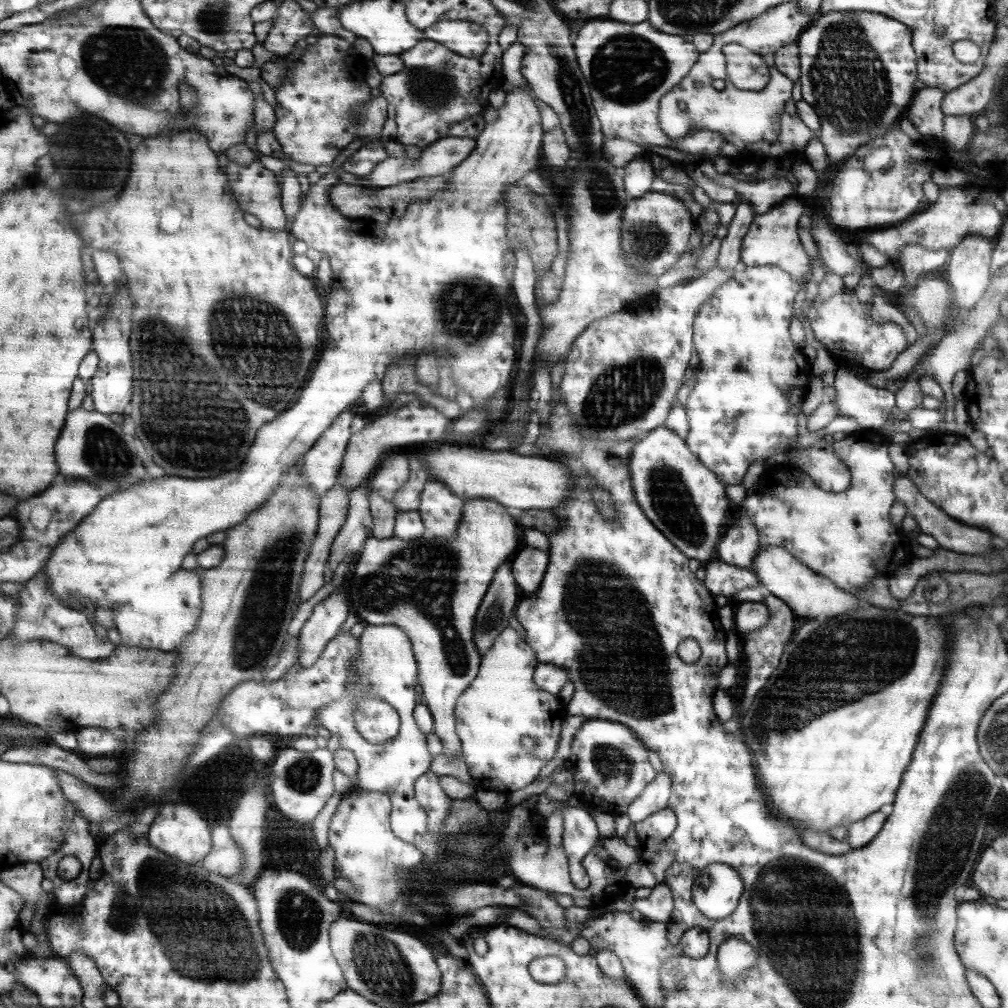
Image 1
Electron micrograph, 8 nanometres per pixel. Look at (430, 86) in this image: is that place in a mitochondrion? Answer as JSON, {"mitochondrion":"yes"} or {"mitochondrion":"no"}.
{"mitochondrion":"yes"}

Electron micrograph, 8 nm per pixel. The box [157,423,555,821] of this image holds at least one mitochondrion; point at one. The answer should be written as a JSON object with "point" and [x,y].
{"point":[410,576]}

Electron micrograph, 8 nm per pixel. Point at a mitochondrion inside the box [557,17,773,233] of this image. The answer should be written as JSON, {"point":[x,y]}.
{"point":[628,68]}

